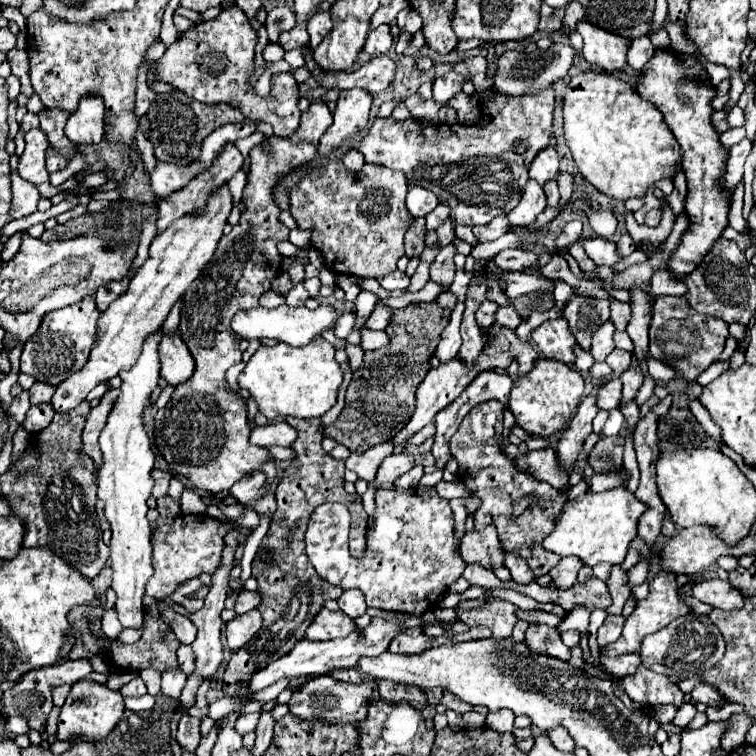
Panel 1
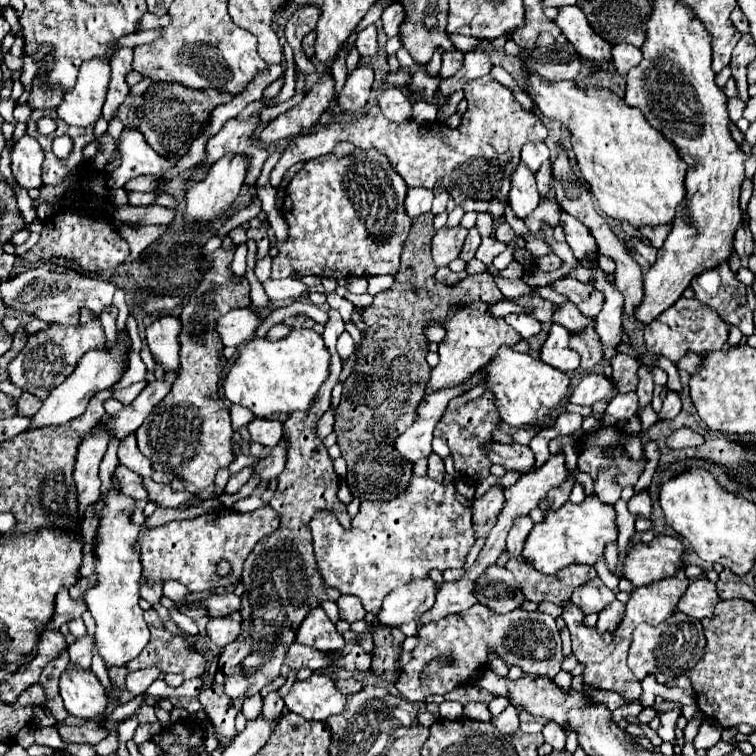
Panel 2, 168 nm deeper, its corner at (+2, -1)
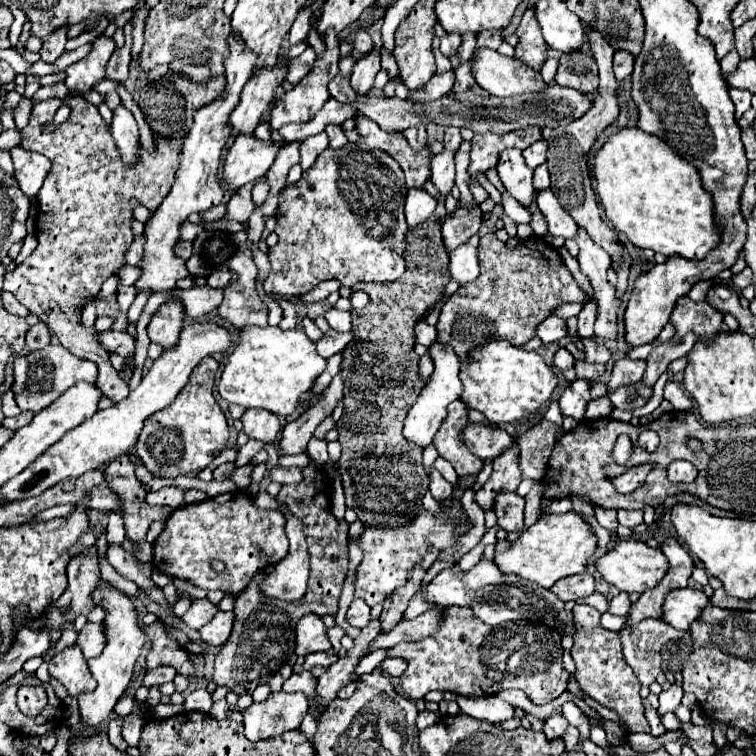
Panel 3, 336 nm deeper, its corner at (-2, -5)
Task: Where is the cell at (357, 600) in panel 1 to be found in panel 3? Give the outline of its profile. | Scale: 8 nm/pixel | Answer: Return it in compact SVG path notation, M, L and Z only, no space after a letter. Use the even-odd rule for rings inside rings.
M353 599L351 607L349 607L349 611L347 611L347 623L353 625L353 627L361 627L361 629L363 629L363 627L371 621L369 611L371 611L371 607L369 607L365 601Z

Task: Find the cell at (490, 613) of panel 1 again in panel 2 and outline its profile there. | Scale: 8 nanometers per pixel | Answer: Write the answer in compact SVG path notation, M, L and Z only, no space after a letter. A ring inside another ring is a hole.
M473 605L461 613L449 615L441 621L423 625L417 633L417 645L411 651L411 661L403 667L401 679L395 687L407 701L423 701L427 695L445 695L463 683L471 683L479 677L479 671L487 667L487 655L499 655L507 667L517 665L527 675L541 675L555 679L561 669L561 637L555 627L555 619L547 613L515 609L505 615L495 615L485 605ZM437 657L447 657L449 665L437 673L425 673L425 665Z

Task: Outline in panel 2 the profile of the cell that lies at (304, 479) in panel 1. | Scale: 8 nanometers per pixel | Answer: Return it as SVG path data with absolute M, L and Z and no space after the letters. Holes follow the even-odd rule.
M329 311L329 321L325 323L323 339L325 347L331 353L331 365L329 365L329 377L325 379L325 385L321 385L321 393L317 393L317 405L313 409L307 409L305 413L291 413L289 419L283 423L285 427L285 439L287 439L287 463L283 473L277 477L277 491L269 505L281 515L281 525L279 529L267 537L261 539L259 545L251 551L251 555L245 561L243 567L243 585L245 593L241 595L241 637L235 643L229 643L223 647L221 657L219 657L219 669L213 679L213 685L209 689L203 689L199 695L199 701L203 705L203 711L211 719L215 731L219 733L219 741L227 747L229 739L235 737L235 725L223 721L223 681L227 675L247 675L247 673L257 673L263 671L263 667L257 663L255 667L245 669L245 659L259 651L263 655L277 655L277 669L281 667L285 653L289 645L295 641L295 631L301 625L303 617L321 605L321 601L331 599L335 595L335 601L339 599L339 591L331 589L325 585L323 577L317 575L317 563L313 559L313 539L311 539L311 529L309 521L315 517L317 509L331 509L333 515L341 525L347 529L351 527L351 517L347 513L347 507L339 503L337 499L337 489L339 489L339 477L333 471L333 461L327 455L327 447L323 445L321 439L315 437L315 425L323 417L323 413L329 409L331 401L331 389L335 387L339 375L341 375L341 359L337 355L335 343L337 337L345 331L345 321L341 319L339 311ZM251 629L271 629L271 641L267 643L261 639L253 639Z

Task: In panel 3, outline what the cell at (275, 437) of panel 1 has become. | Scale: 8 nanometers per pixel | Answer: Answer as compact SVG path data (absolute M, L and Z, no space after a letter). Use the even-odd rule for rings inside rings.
M245 327L237 341L237 347L229 355L221 381L219 395L235 405L245 407L243 431L251 439L259 439L263 443L275 443L281 423L275 415L289 415L299 407L299 397L307 393L315 379L325 371L327 359L317 353L317 343L311 341L303 331L281 331L279 327ZM259 407L259 409L249 409ZM271 411L271 413L265 413Z

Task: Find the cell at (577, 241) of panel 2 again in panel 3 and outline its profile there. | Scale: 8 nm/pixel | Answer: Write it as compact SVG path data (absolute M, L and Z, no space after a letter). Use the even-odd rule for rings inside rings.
M539 191L537 193L537 205L543 213L543 217L547 219L549 225L549 233L555 237L563 237L563 239L575 239L579 225L573 221L573 217L559 205L557 197L553 191Z

